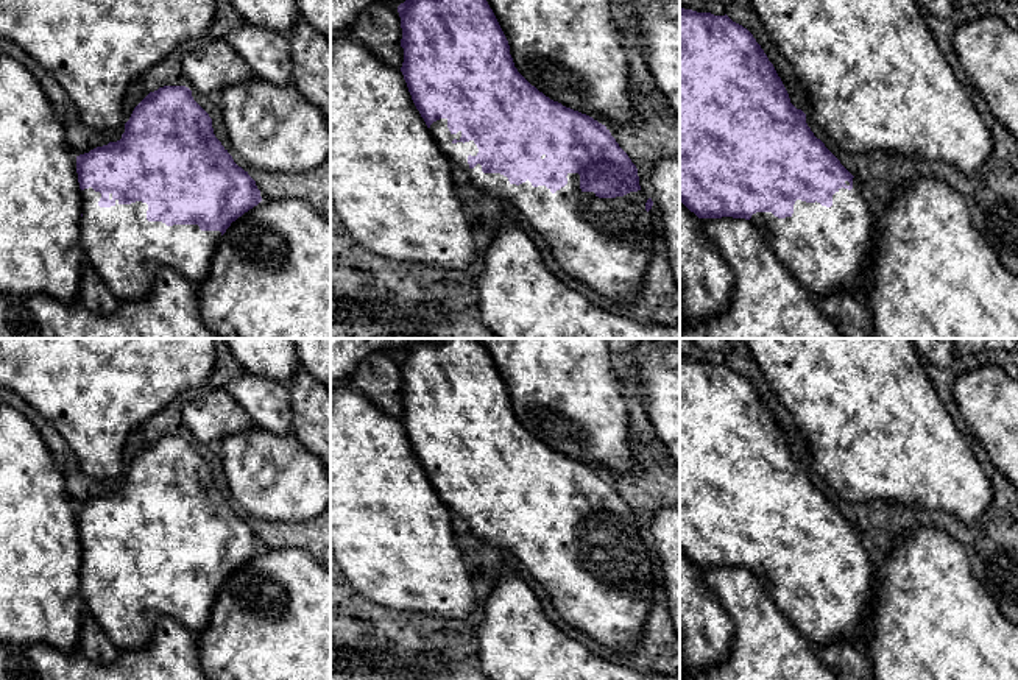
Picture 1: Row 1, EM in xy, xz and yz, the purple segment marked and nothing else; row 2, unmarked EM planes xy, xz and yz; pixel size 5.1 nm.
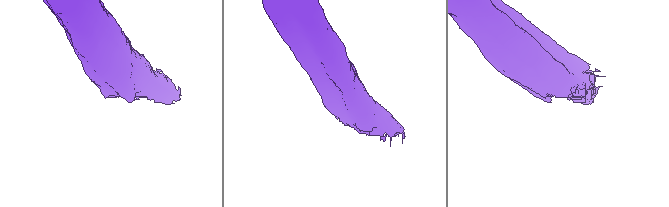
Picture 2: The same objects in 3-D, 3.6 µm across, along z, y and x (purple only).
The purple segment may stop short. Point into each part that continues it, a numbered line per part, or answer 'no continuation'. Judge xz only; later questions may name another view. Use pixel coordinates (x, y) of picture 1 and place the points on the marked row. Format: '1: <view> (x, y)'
1: xz (607, 244)

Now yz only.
1: yz (827, 248)

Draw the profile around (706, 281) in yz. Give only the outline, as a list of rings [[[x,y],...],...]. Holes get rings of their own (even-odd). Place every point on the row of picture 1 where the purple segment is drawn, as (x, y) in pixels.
[[[680,201],[680,318],[697,324],[728,310],[734,274],[702,231],[702,218]]]

